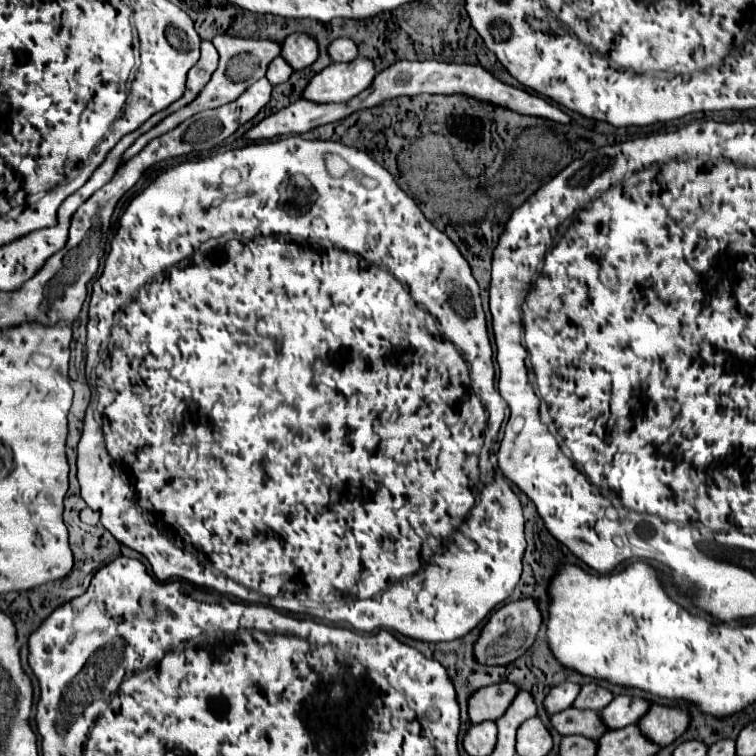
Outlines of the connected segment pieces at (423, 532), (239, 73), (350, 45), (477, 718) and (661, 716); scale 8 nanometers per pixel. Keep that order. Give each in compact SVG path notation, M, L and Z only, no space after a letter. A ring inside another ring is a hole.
M290 135L273 143L250 143L223 155L185 161L162 171L131 201L119 221L103 273L93 283L86 352L89 361L97 359L97 355L101 359L97 365L99 405L93 403L87 409L77 446L81 497L93 511L101 513L101 525L119 543L147 557L159 581L185 579L247 603L291 609L293 613L315 615L320 621L353 625L353 629L361 633L391 629L433 643L465 637L503 603L519 583L521 557L525 553L521 501L501 475L482 464L489 460L492 444L509 407L495 387L493 349L479 285L457 245L425 219L417 203L397 185L395 177L365 151L335 141L307 141L300 135ZM327 153L341 155L349 161L351 171L339 179L331 179L325 167ZM363 177L369 179L371 185L365 185L361 181ZM477 463L491 475L481 475L479 479ZM277 599L315 601L317 609L299 611L291 607L293 601L285 601L285 605L281 601L279 605Z
M217 35L217 37L213 39L213 45L215 45L215 49L219 51L219 57L221 57L221 59L219 59L217 71L213 73L213 77L211 77L211 81L205 85L205 89L203 89L189 105L185 105L185 107L179 109L177 113L165 117L159 125L155 125L151 131L147 131L145 135L141 135L141 137L133 143L133 147L125 151L123 161L131 159L133 155L137 155L151 139L155 139L155 137L159 137L159 135L171 131L173 127L177 127L177 125L183 123L185 119L193 117L195 113L205 111L205 109L217 109L217 107L221 107L221 105L225 105L225 103L235 101L239 95L245 93L247 87L251 87L255 81L259 81L261 77L265 77L265 73L267 73L267 69L269 69L269 63L273 61L273 57L279 57L279 55L281 55L281 43L269 41L269 39L245 39L245 37L235 37L235 35Z
M335 39L329 45L329 55L333 61L353 61L359 55L359 51L351 39Z
M495 683L479 689L469 699L471 723L483 723L487 719L497 721L517 697L519 687L513 683Z
M653 705L645 717L641 717L641 731L659 745L669 745L681 737L691 723L691 713L687 709L677 709L669 705Z

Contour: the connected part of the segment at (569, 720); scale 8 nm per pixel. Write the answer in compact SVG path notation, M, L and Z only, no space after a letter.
M569 707L561 713L555 713L551 723L561 735L585 735L589 739L599 739L607 731L601 715L591 709Z

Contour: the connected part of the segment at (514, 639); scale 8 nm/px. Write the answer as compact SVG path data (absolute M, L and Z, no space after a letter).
M525 597L525 599L503 605L501 609L497 609L491 615L491 619L487 621L487 625L481 631L481 637L475 645L477 661L485 663L485 665L505 665L505 663L515 661L533 645L541 623L543 623L543 617L541 617L541 609L539 609L539 599L535 599L535 597Z

